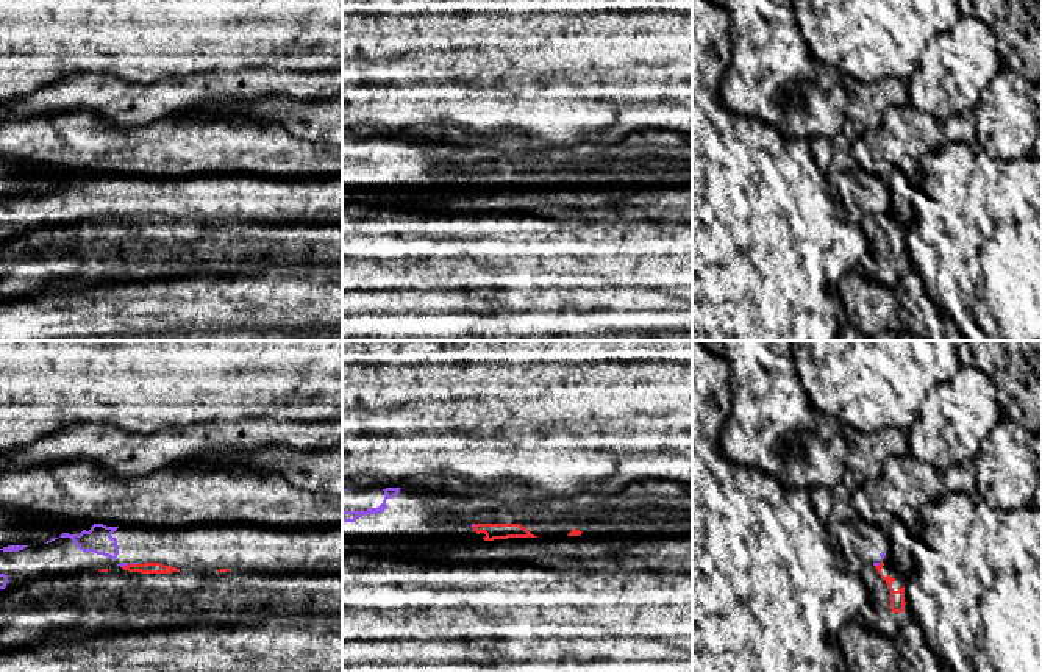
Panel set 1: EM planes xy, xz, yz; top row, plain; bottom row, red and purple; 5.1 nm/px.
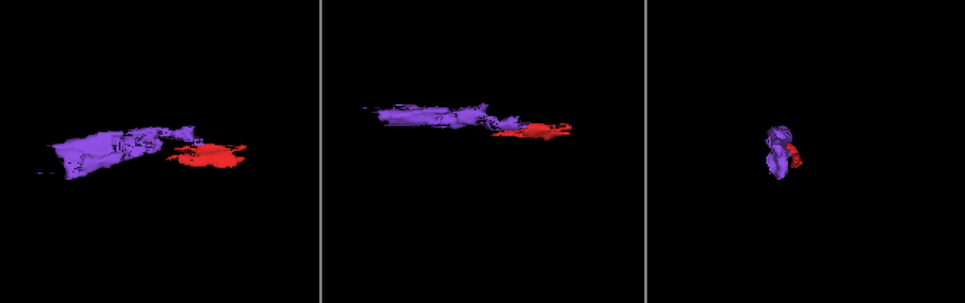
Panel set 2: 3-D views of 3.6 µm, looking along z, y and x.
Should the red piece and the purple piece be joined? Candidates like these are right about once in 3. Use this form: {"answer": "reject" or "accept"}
{"answer": "reject"}

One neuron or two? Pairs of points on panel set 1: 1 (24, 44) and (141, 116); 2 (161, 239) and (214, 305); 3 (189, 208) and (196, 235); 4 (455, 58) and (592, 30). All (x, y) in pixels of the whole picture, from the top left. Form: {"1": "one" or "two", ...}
{"1": "two", "2": "two", "3": "two", "4": "one"}

